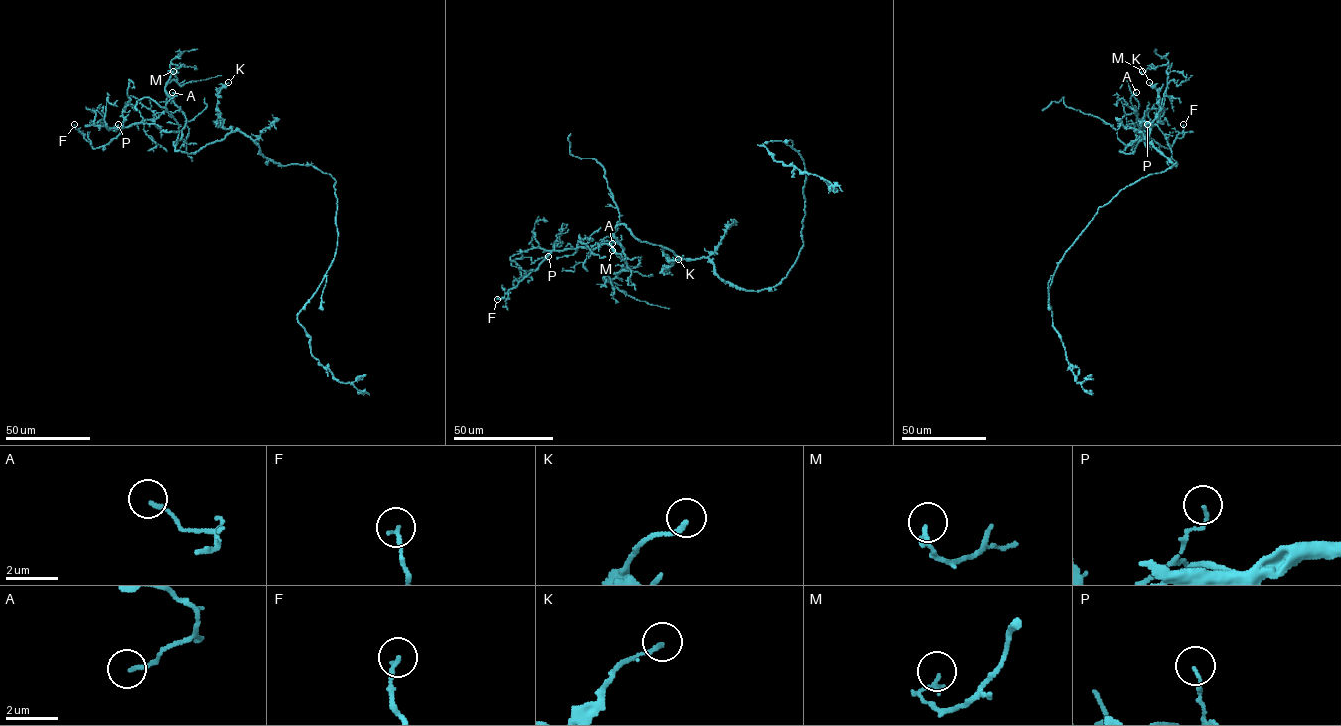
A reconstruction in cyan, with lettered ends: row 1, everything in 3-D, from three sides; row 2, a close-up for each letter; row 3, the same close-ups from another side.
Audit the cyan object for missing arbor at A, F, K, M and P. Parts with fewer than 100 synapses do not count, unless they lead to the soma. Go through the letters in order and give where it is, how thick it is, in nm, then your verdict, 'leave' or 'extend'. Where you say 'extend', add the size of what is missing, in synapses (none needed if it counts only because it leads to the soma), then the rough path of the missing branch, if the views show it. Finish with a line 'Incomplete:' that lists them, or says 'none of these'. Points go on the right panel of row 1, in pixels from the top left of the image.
A: place (1136, 92); calibre 150 nm; leave
F: place (1183, 124); calibre 160 nm; leave
K: place (1149, 82); calibre 160 nm; leave
M: place (1142, 71); calibre 120 nm; leave
P: place (1147, 124); calibre 110 nm; leave
Incomplete: none of these

